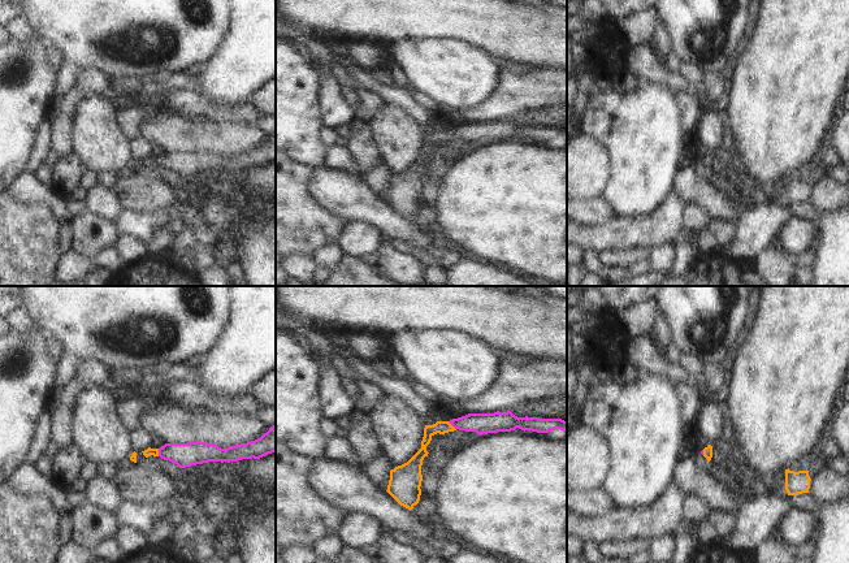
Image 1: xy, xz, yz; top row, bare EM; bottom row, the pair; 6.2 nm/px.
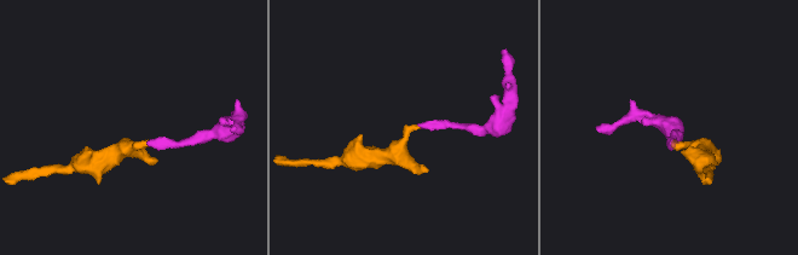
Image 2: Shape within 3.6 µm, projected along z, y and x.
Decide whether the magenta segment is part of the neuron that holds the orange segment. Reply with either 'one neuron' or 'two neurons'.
one neuron

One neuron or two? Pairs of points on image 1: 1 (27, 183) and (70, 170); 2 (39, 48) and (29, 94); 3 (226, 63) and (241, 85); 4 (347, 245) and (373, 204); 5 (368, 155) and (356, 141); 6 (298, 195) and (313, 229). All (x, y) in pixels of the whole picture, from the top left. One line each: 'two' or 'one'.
1: two
2: one
3: one
4: two
5: one
6: one

